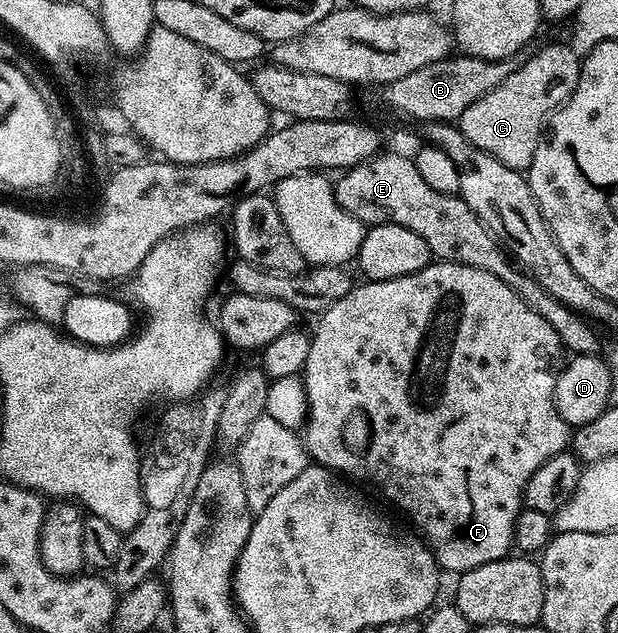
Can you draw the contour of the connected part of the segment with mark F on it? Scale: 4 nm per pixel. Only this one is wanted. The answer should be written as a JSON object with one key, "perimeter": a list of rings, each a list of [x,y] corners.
{"perimeter":[[[438,261],[425,265],[420,271],[416,271],[412,275],[404,275],[397,277],[391,281],[372,281],[367,280],[366,285],[355,284],[348,295],[344,295],[344,299],[340,299],[336,303],[332,303],[332,307],[328,307],[317,318],[318,326],[312,329],[310,346],[308,347],[308,359],[306,366],[302,368],[300,374],[300,384],[304,390],[304,405],[308,410],[308,420],[305,422],[306,439],[304,435],[304,448],[308,454],[309,460],[315,466],[321,466],[324,470],[333,471],[335,474],[343,475],[347,473],[350,477],[355,477],[358,481],[371,481],[404,516],[410,517],[410,521],[426,536],[425,544],[428,546],[430,553],[439,570],[454,573],[453,575],[461,575],[480,567],[484,563],[492,563],[499,561],[501,557],[511,556],[512,549],[510,544],[515,544],[515,530],[518,527],[518,519],[524,512],[524,490],[526,484],[536,470],[541,467],[548,459],[552,459],[557,453],[567,452],[572,445],[572,426],[570,426],[560,415],[560,411],[554,402],[554,388],[558,382],[558,372],[563,364],[564,346],[560,335],[556,335],[556,331],[552,327],[552,323],[548,323],[548,319],[544,319],[536,311],[532,311],[532,307],[525,301],[522,296],[512,287],[504,284],[499,277],[492,275],[483,269],[477,269],[471,265],[457,265],[454,261]]]}

